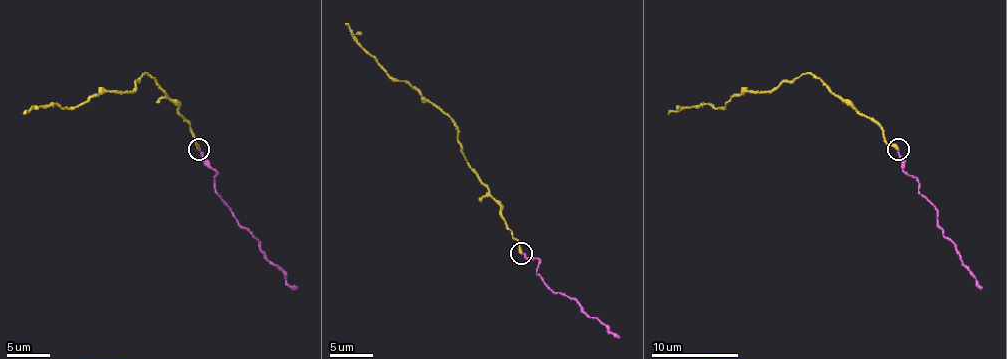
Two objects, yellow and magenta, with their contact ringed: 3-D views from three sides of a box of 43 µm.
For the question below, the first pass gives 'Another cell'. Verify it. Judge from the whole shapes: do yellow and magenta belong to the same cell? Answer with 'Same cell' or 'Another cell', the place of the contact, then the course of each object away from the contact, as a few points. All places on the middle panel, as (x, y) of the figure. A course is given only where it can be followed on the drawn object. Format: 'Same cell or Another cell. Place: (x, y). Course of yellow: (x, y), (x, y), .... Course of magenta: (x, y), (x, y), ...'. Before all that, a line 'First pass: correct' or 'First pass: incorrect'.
First pass: incorrect
Same cell. Place: (521, 253). Course of yellow: (522, 253), (489, 188), (469, 164), (456, 125), (409, 83), (393, 79), (346, 23). Course of magenta: (522, 253), (539, 261), (537, 274), (552, 290), (561, 292), (582, 311), (598, 318), (619, 337)

